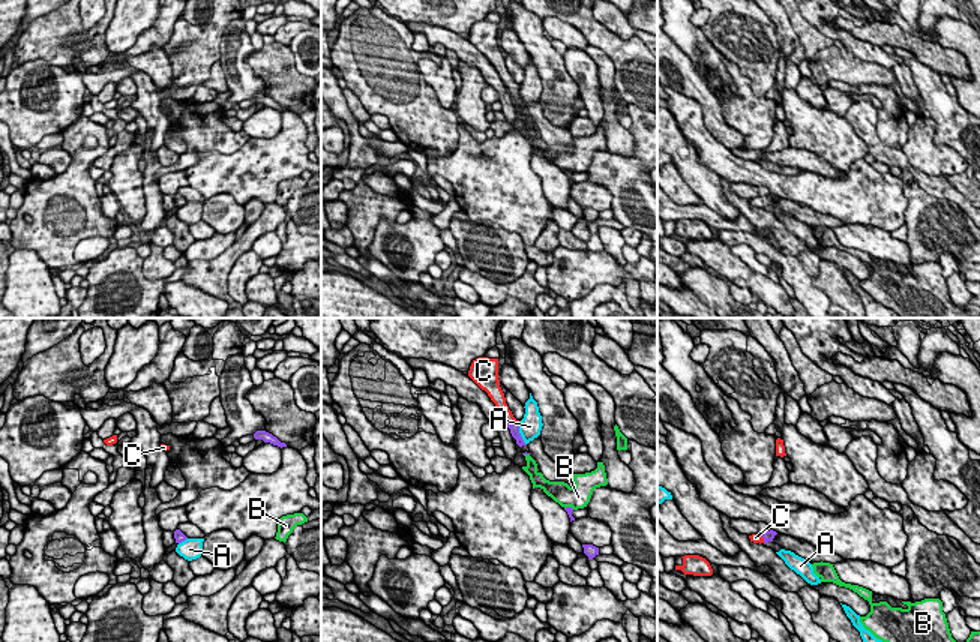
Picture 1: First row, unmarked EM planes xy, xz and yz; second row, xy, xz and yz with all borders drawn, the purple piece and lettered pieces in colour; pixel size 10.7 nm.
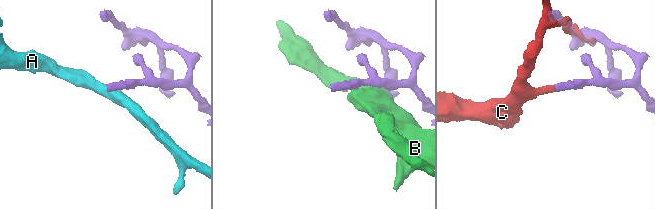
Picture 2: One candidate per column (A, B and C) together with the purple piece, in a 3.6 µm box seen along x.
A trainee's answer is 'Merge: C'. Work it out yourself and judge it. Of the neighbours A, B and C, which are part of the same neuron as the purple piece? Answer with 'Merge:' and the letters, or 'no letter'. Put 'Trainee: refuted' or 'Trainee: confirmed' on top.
Trainee: confirmed
Merge: C

